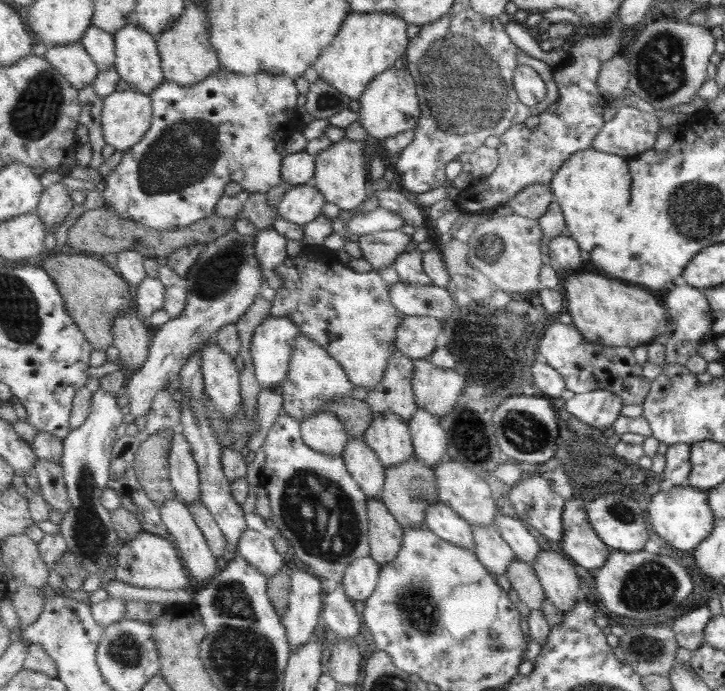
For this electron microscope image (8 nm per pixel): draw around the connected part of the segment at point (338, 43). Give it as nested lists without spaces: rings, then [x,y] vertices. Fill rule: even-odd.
[[[389,11],[358,13],[350,12],[336,40],[332,42],[312,66],[319,78],[338,91],[359,101],[364,90],[377,76],[399,65],[402,56],[407,56],[410,38],[407,36],[408,22]]]

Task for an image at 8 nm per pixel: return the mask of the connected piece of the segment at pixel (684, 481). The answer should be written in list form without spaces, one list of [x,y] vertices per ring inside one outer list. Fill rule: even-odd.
[[[685,443],[667,446],[664,453],[664,469],[660,479],[671,482],[672,486],[688,486],[689,451],[690,445]]]

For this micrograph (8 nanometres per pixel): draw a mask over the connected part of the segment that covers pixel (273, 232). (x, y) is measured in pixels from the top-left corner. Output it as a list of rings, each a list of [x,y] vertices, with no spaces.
[[[277,229],[256,230],[256,253],[260,267],[271,272],[286,261],[287,240]]]

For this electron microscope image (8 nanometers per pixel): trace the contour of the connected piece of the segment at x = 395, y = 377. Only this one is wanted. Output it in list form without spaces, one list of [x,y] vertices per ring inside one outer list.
[[[397,351],[389,362],[383,382],[368,391],[365,402],[374,413],[393,412],[401,416],[403,422],[409,424],[417,414],[417,410],[420,410],[413,389],[413,378],[415,378],[414,360]]]

